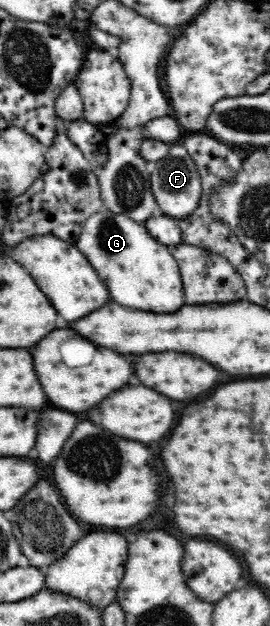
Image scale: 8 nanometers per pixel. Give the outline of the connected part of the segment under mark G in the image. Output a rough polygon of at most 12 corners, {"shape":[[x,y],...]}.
{"shape":[[105,208],[75,245],[117,304],[175,312],[178,262],[144,223]]}

